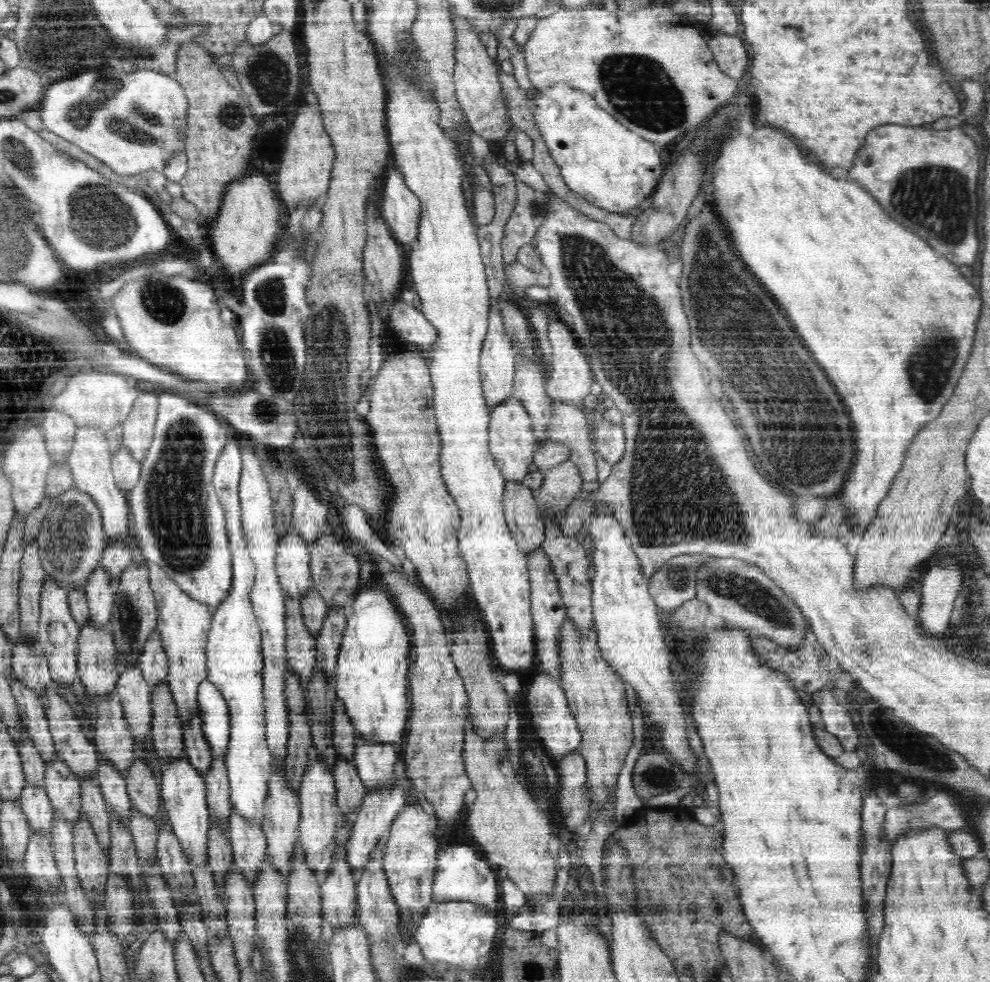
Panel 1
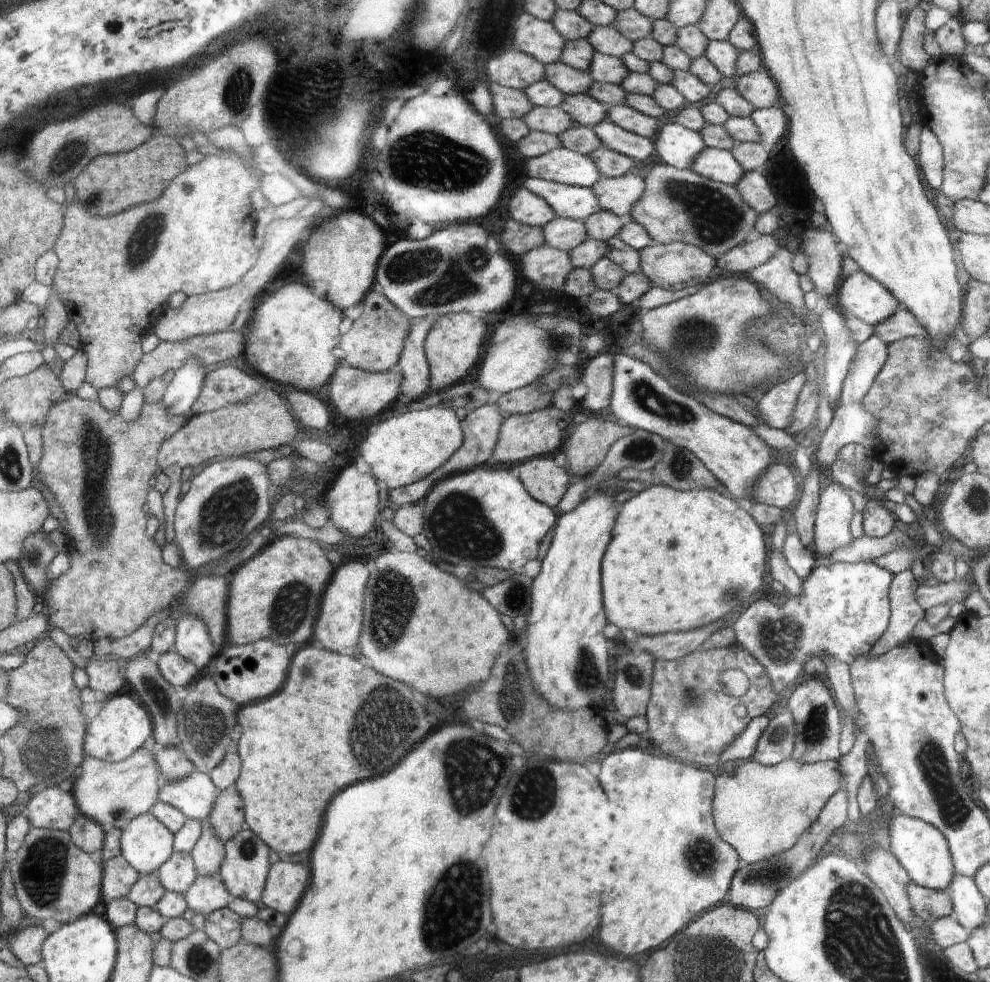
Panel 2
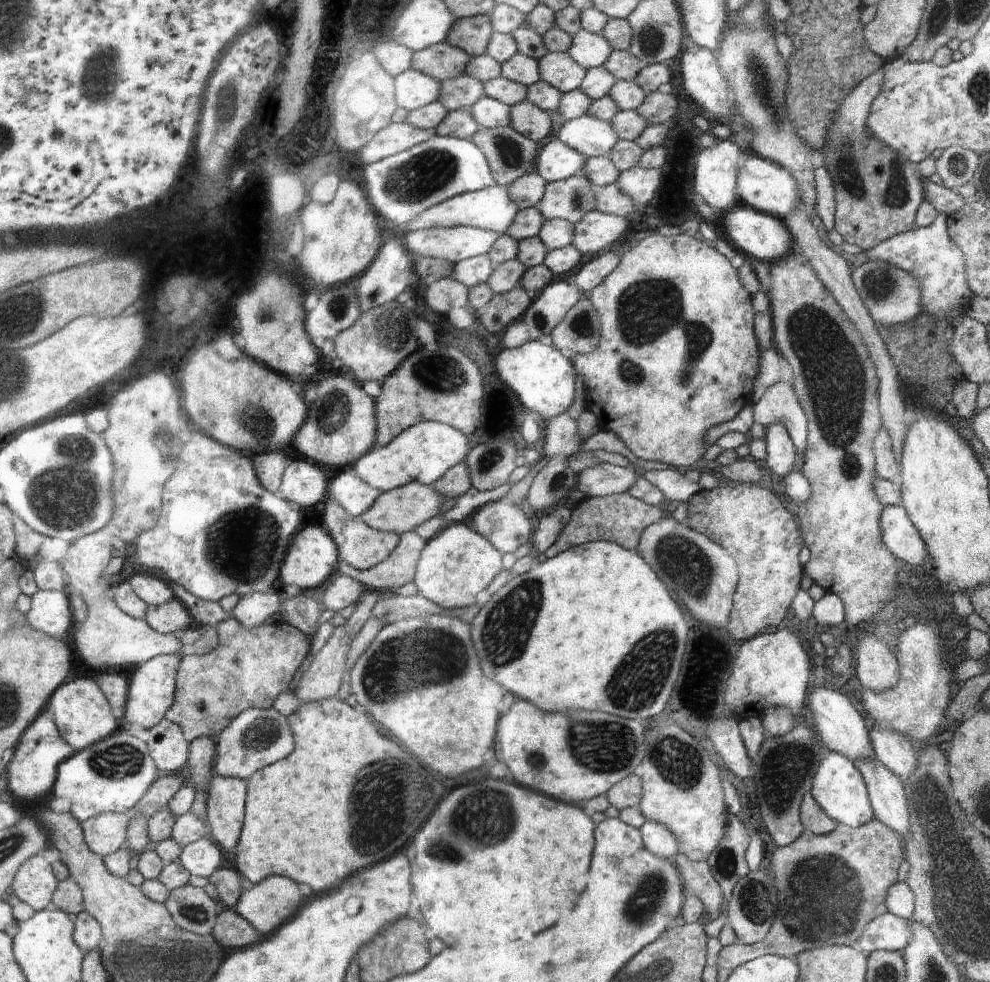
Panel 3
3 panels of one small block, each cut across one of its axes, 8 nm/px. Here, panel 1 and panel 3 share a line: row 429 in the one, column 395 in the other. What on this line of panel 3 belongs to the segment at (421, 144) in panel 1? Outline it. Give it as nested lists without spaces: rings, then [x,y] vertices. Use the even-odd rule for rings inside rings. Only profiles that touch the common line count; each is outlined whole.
[[[418,422],[412,430],[404,430],[400,438],[390,445],[378,447],[365,454],[352,466],[364,482],[376,487],[381,493],[394,490],[411,482],[419,482],[422,486],[433,485],[447,473],[448,469],[466,460],[468,440],[463,431],[441,422]]]

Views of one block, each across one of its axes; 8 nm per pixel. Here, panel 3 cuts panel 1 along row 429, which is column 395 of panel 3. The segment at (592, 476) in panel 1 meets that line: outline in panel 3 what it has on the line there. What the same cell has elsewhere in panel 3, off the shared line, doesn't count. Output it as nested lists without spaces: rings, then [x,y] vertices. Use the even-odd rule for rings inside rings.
[[[416,531],[400,535],[400,544],[390,557],[374,568],[360,571],[340,560],[340,574],[351,576],[373,592],[393,591],[404,584],[413,582],[418,558],[426,546],[427,540],[418,536]]]

